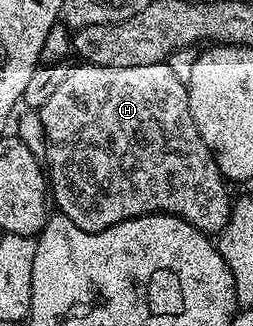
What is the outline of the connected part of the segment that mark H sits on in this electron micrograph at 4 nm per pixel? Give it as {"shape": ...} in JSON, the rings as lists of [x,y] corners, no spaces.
{"shape":[[[166,61],[153,63],[152,65],[128,65],[127,67],[115,67],[113,70],[99,70],[97,68],[82,68],[71,66],[63,82],[57,86],[56,93],[44,101],[41,110],[38,111],[40,121],[44,125],[46,134],[46,156],[48,164],[48,191],[52,196],[57,210],[77,228],[94,234],[110,228],[114,224],[122,223],[124,220],[134,219],[137,216],[150,214],[179,215],[188,221],[194,228],[209,235],[221,234],[230,220],[232,209],[232,195],[226,192],[227,180],[222,178],[220,169],[216,165],[214,155],[204,145],[200,133],[196,129],[196,121],[192,121],[192,113],[188,105],[188,93],[184,80],[173,72]]]}

